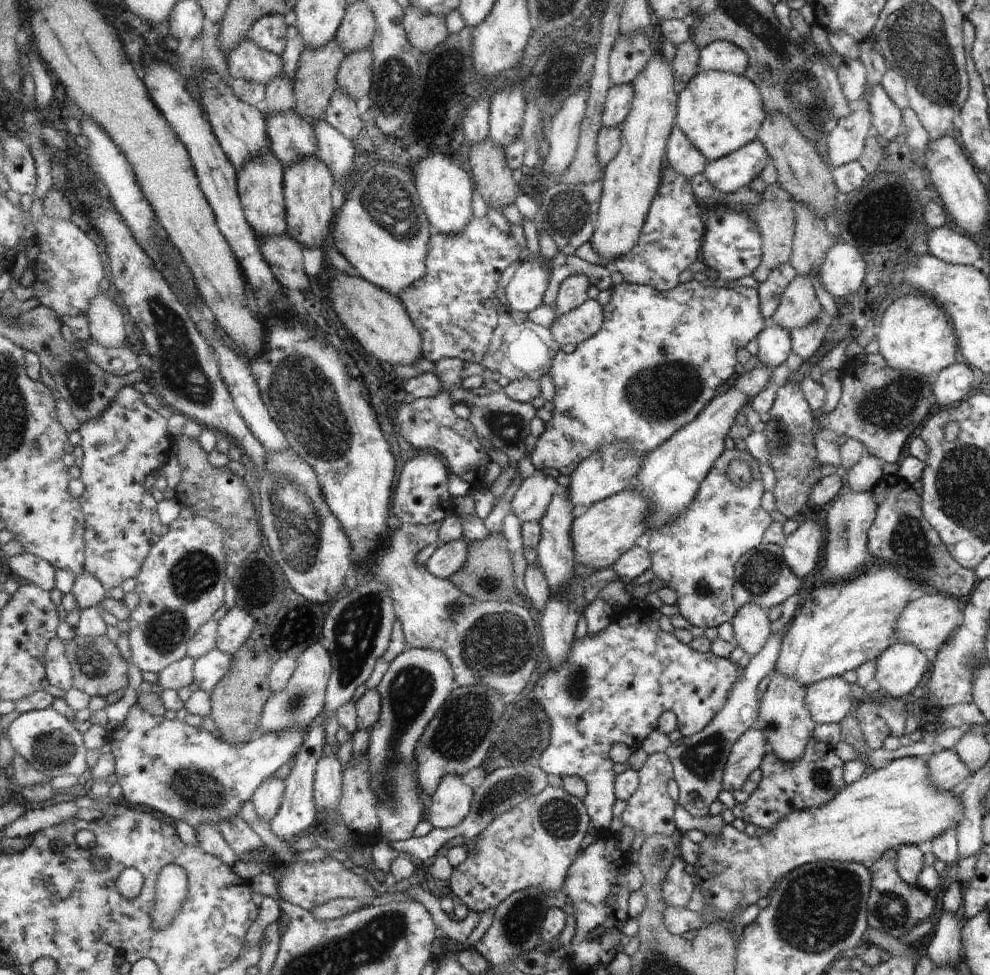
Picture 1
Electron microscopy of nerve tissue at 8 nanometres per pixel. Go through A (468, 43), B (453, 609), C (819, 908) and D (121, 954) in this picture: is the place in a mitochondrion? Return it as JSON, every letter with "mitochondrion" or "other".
{"A":"other","B":"mitochondrion","C":"mitochondrion","D":"other"}

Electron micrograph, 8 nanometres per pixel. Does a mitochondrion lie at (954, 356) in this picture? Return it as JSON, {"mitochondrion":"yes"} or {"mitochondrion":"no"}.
{"mitochondrion":"no"}

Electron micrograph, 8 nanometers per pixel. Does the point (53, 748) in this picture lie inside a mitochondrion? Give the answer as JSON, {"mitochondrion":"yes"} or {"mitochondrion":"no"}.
{"mitochondrion":"yes"}

